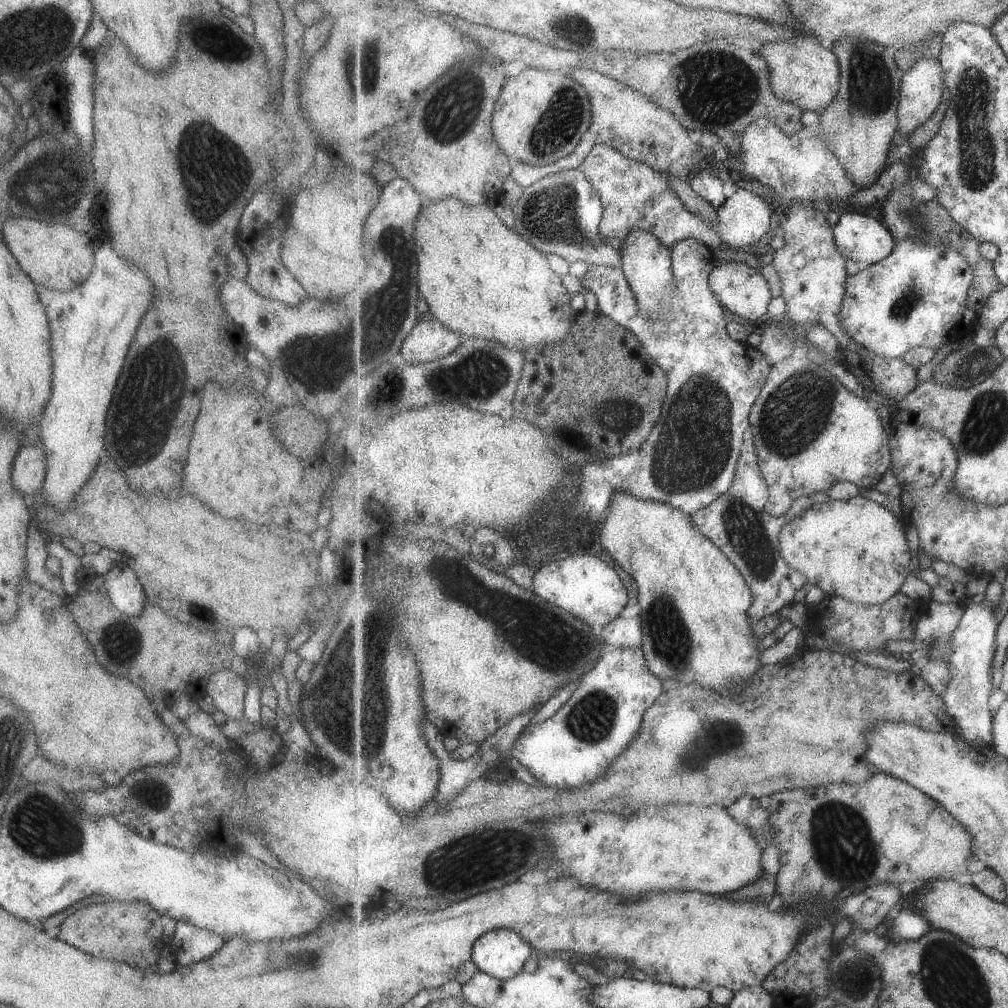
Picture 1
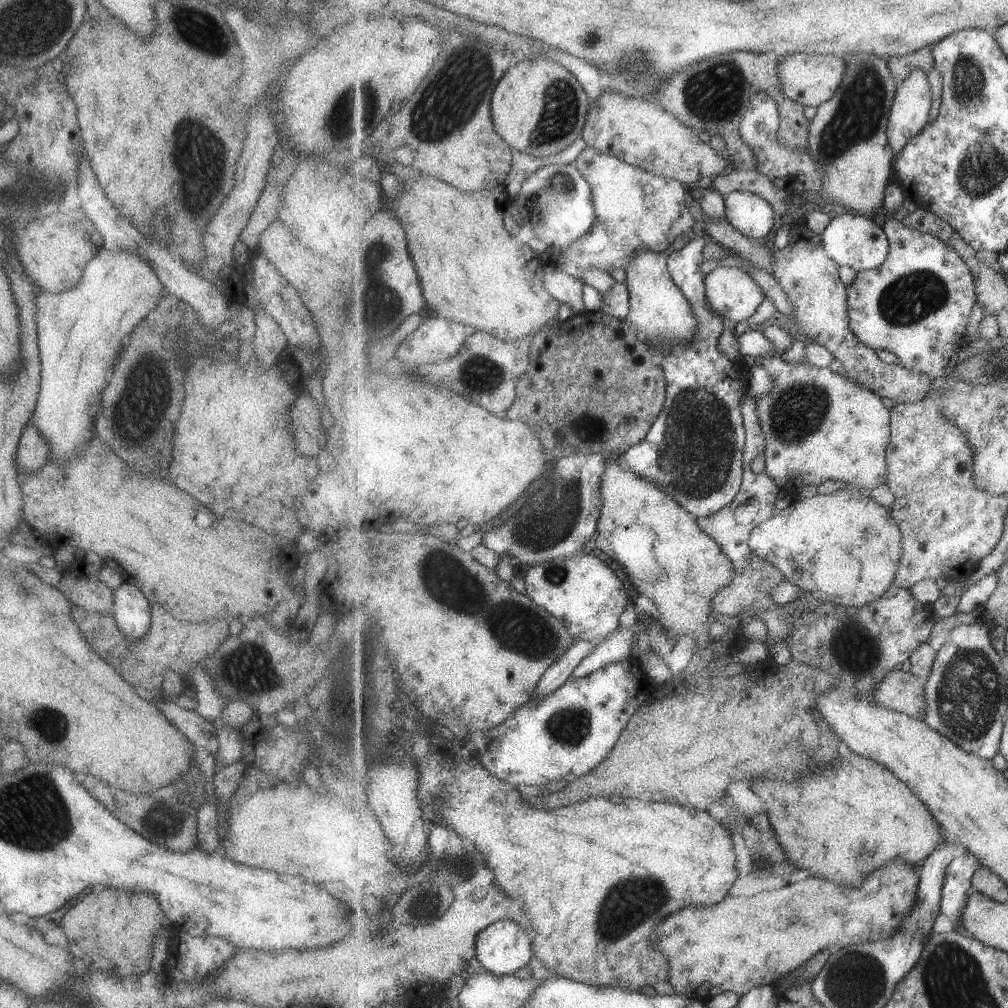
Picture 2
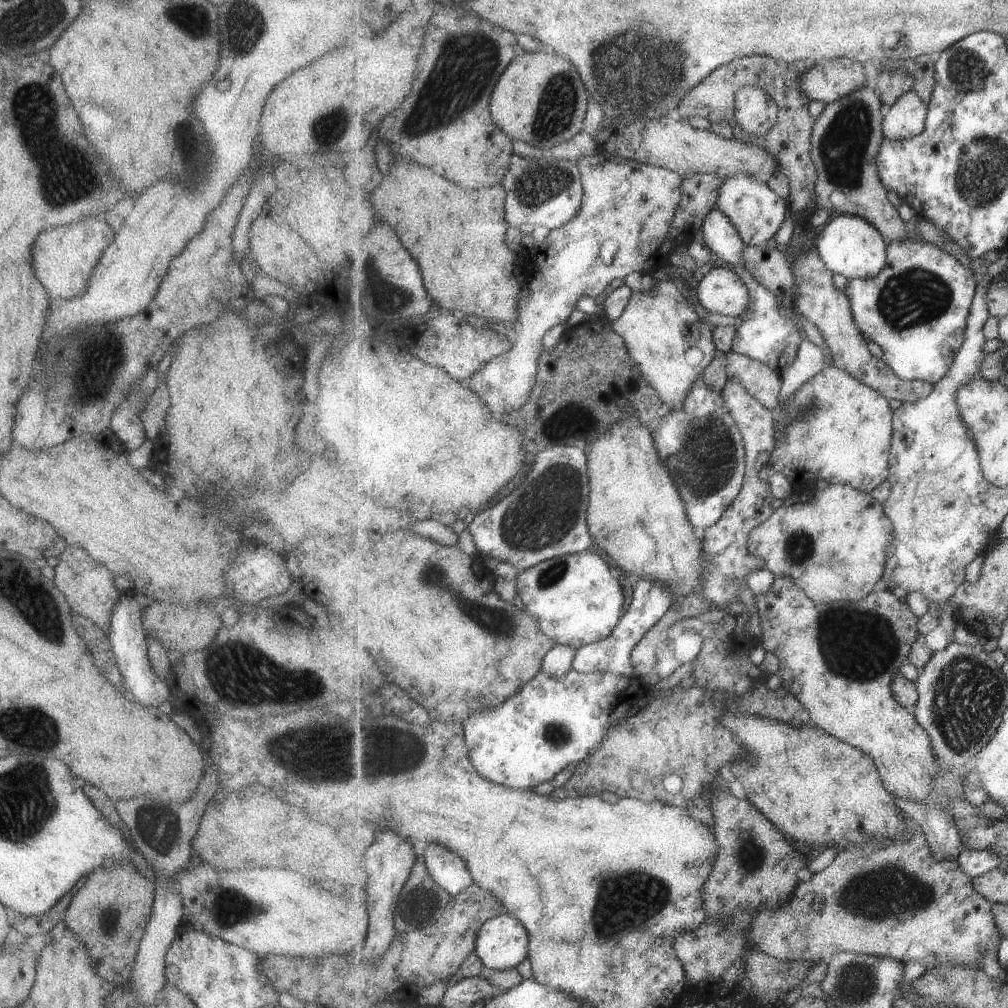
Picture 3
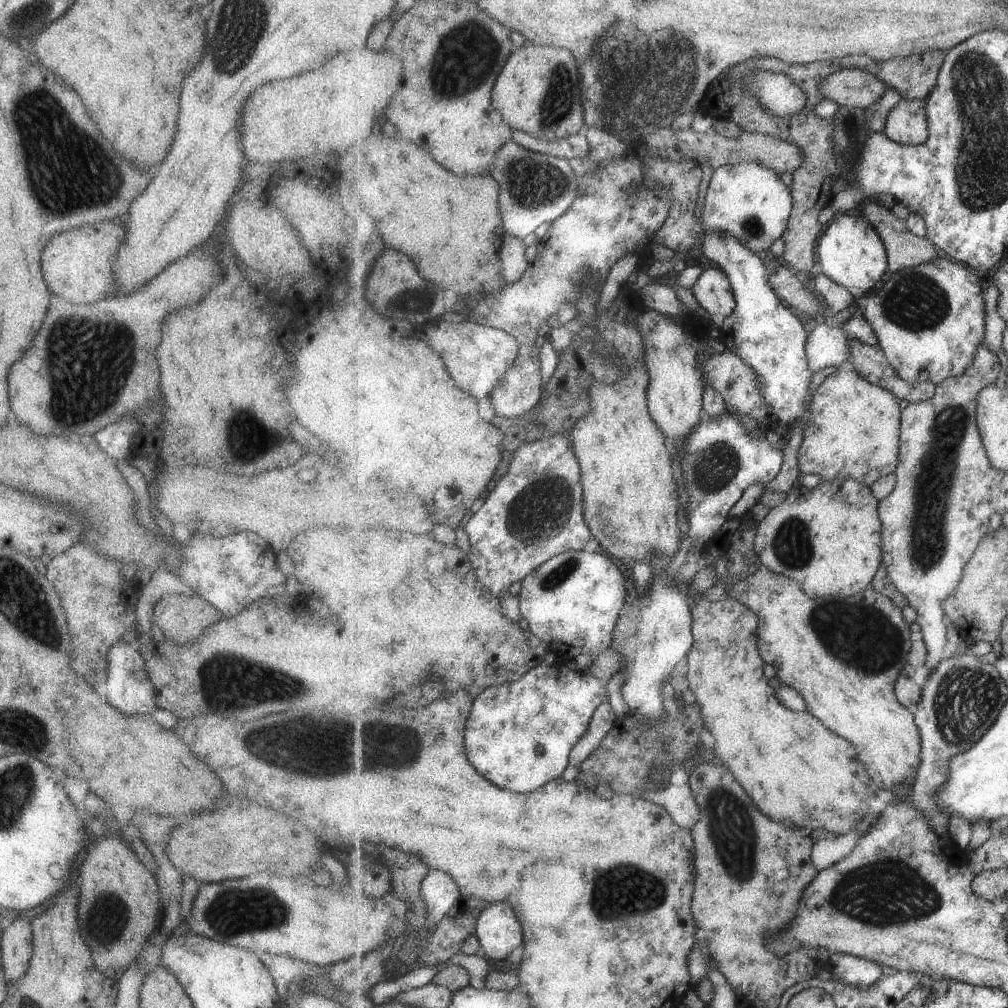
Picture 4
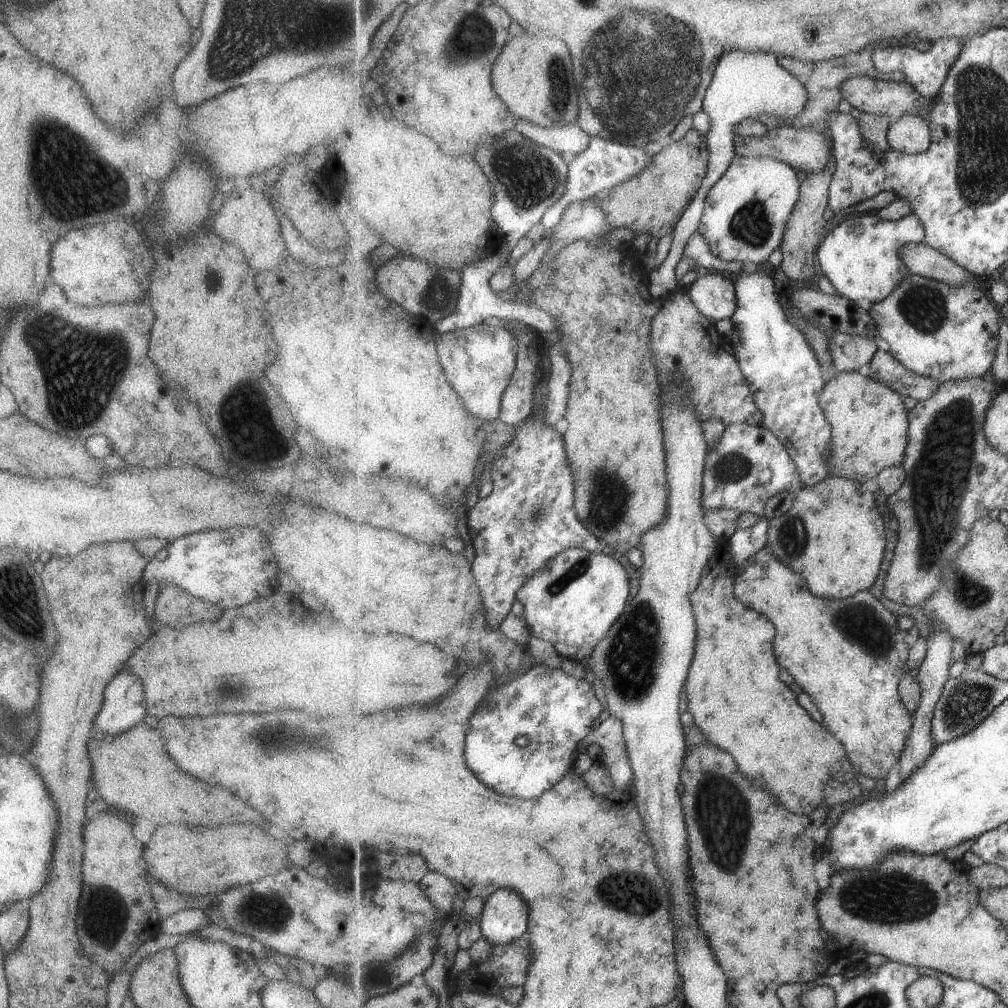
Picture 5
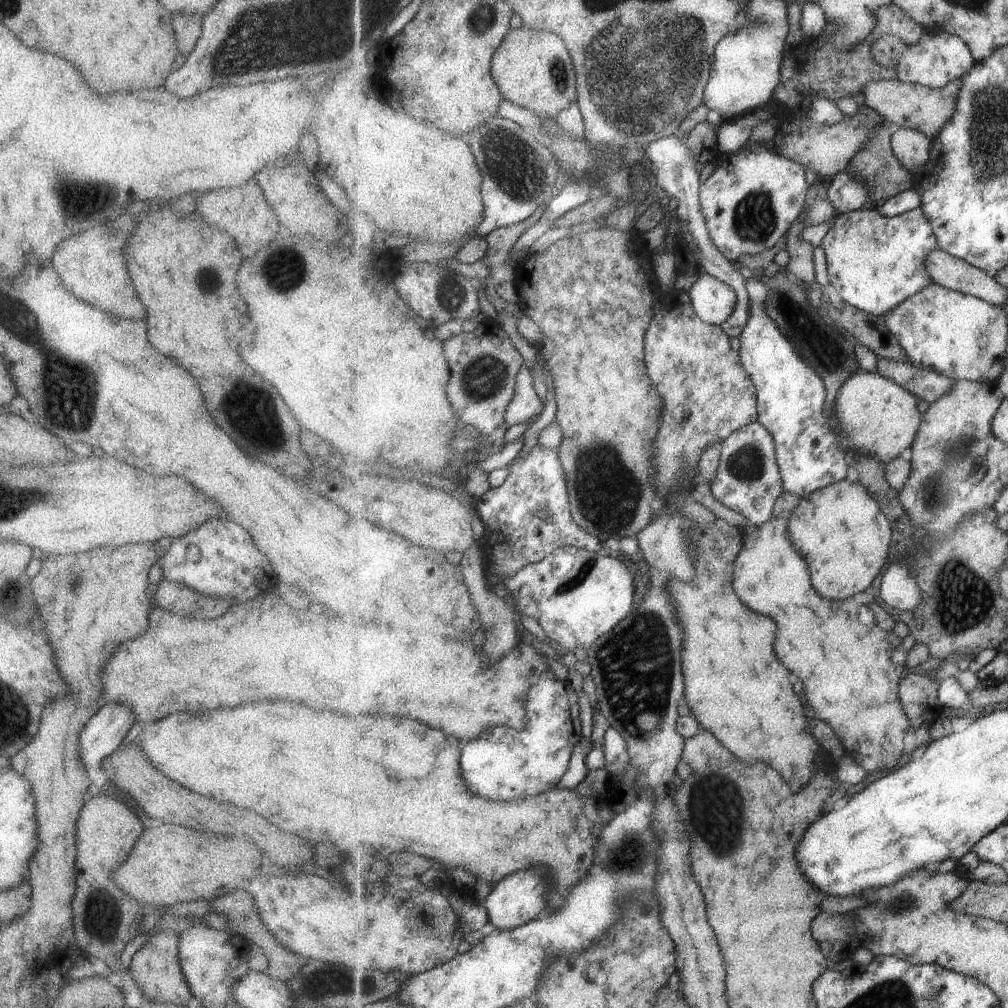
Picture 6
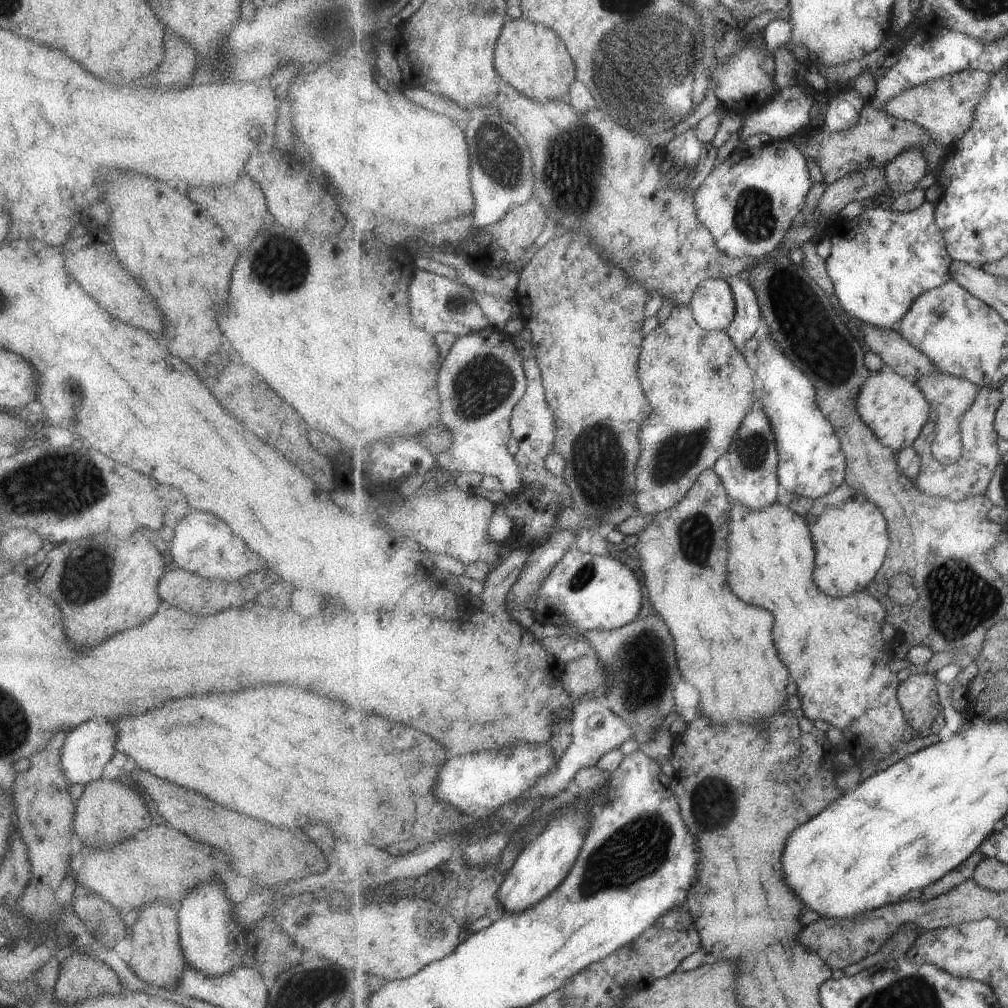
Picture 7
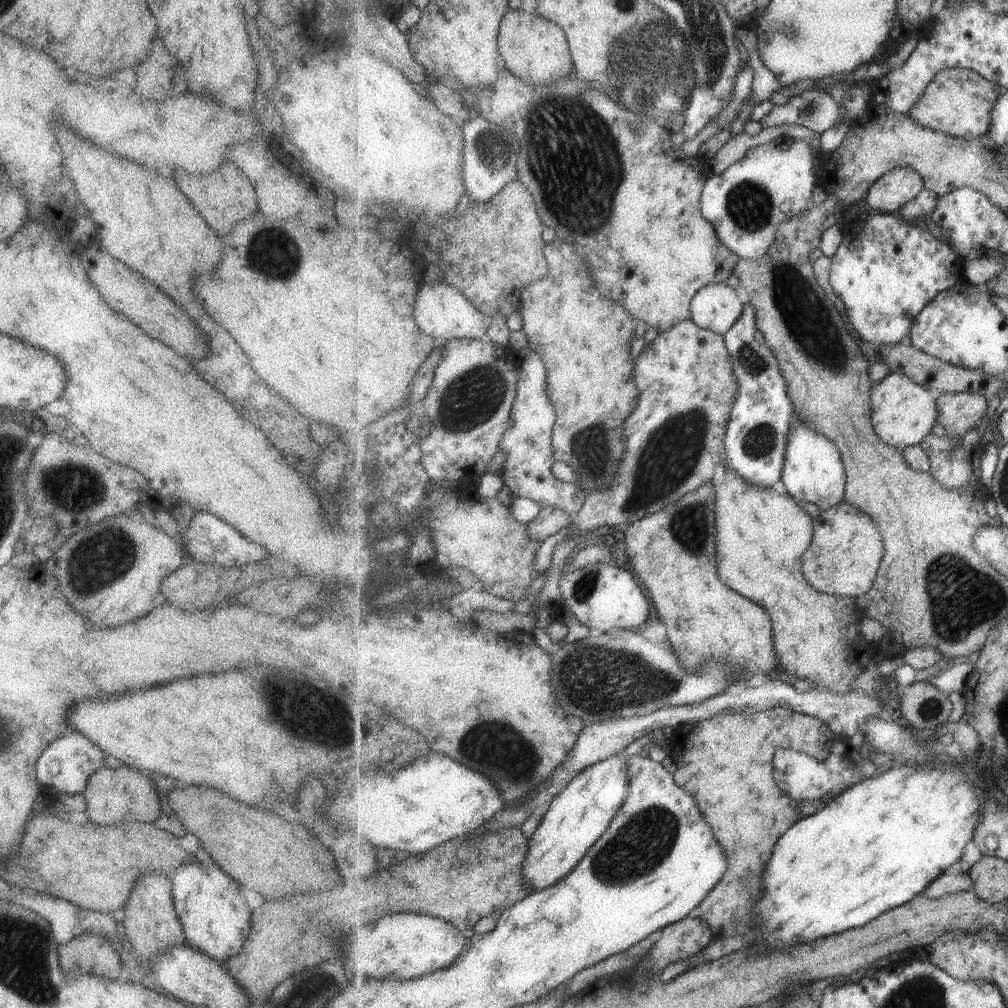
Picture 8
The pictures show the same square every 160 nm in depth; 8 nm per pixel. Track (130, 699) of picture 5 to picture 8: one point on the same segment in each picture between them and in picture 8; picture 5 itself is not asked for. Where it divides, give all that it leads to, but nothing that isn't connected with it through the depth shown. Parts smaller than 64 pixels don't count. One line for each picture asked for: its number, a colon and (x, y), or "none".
6: (103, 732)
7: (89, 745)
8: (65, 764)

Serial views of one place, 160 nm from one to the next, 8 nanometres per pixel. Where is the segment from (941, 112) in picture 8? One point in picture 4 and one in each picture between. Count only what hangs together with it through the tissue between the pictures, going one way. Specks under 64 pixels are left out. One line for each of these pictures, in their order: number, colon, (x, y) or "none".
4: (855, 87)
5: (870, 95)
6: (908, 105)
7: (946, 107)

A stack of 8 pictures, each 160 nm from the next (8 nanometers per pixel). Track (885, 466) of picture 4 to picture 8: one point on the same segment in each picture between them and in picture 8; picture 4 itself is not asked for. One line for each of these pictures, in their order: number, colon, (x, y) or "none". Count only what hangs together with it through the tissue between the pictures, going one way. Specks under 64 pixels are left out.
5: (870, 423)
6: (878, 417)
7: (894, 406)
8: (904, 412)

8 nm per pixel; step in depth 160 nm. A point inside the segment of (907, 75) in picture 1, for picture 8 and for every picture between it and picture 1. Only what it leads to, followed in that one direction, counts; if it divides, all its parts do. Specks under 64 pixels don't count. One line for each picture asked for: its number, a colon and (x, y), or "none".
2: (910, 114)
3: (905, 119)
4: (907, 123)
5: (911, 134)
6: (913, 148)
7: (904, 173)
8: (891, 193)

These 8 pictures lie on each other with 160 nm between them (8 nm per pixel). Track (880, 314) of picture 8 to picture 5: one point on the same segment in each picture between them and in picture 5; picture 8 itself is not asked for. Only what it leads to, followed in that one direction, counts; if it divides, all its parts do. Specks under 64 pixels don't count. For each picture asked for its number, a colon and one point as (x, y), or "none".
5: (861, 256)
6: (875, 262)
7: (882, 261)

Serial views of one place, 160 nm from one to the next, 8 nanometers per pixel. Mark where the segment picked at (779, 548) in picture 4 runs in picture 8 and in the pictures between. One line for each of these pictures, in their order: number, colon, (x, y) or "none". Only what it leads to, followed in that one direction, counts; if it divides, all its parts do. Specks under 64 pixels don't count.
5: (834, 534)
6: (840, 529)
7: (850, 532)
8: (844, 559)

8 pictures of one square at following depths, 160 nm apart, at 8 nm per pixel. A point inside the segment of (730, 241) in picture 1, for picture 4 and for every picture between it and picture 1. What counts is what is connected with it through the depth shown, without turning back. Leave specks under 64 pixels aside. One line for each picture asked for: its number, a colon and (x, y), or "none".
2: (752, 215)
3: (757, 212)
4: (748, 200)

